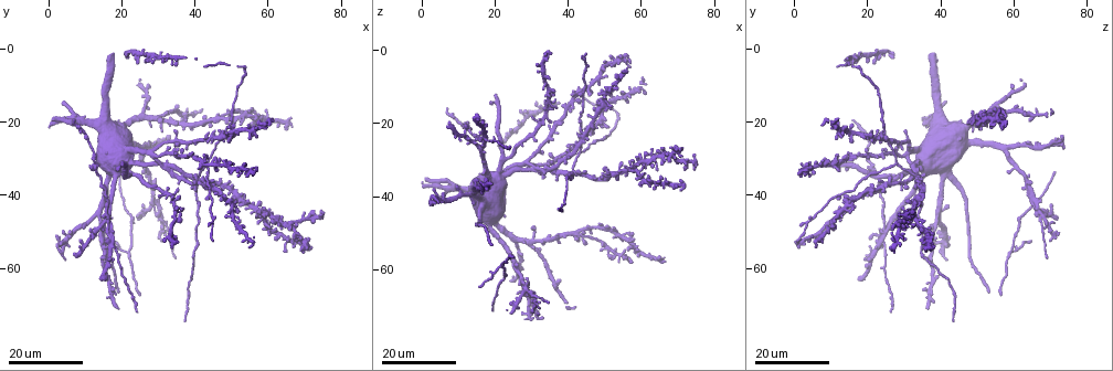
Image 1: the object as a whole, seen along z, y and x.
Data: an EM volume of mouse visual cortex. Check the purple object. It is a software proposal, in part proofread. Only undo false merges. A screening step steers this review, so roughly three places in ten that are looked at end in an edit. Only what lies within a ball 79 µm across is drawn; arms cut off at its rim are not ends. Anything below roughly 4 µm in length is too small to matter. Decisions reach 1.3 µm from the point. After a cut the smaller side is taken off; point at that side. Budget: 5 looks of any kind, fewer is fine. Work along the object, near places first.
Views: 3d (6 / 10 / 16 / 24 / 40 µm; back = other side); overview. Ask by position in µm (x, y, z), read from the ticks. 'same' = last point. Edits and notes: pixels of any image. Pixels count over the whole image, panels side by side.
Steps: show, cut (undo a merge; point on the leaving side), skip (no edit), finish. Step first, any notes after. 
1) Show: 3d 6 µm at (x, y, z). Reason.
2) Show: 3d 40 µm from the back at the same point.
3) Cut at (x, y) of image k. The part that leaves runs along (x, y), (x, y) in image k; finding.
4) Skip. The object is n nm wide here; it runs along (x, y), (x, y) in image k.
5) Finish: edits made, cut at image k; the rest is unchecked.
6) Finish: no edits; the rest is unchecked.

Show: 3d 16 µm at (21.5, 55.0, 59.5). Three arms meet.

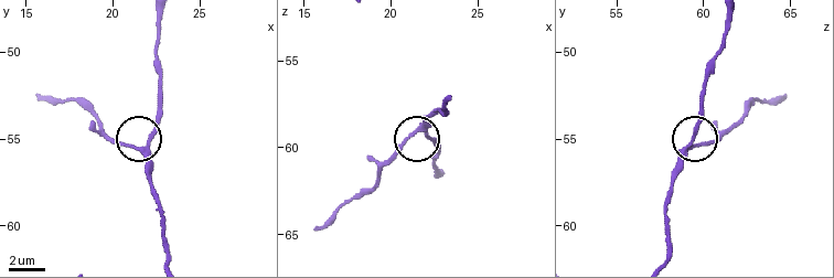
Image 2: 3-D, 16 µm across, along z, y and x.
Show: 3d 10 µm at (21.8, 55.5, 59.1).

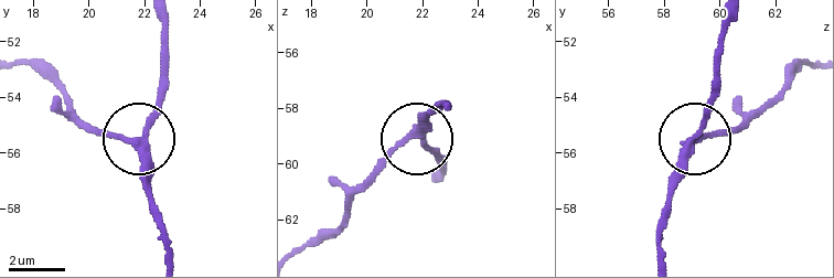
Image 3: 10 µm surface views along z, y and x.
Skip. Continuous, no second cell.

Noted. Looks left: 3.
Show: 3d 24 µm at (17.0, 52.5, 24.5). Three-way junction.

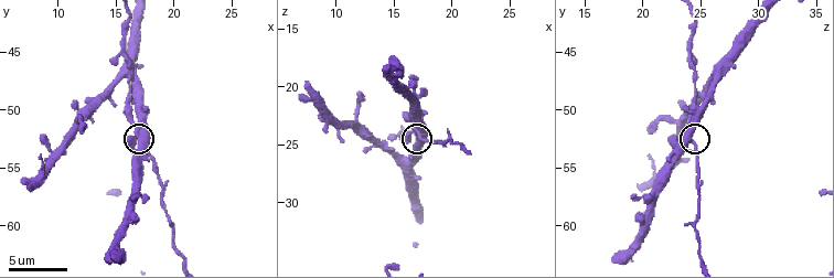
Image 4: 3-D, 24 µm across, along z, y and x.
Show: 3d 6 µm at the same point. Zoom in.

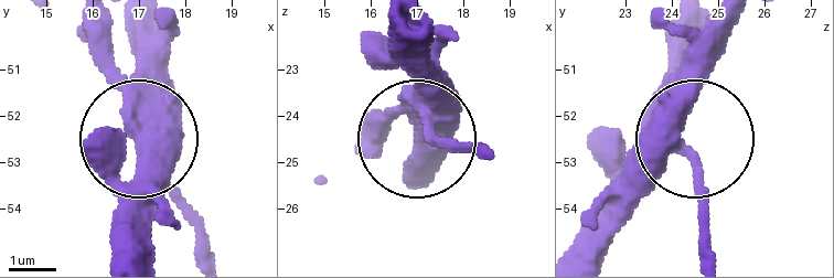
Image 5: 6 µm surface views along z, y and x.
Cut at (445, 139) of image 5. 3 arms meet here; a second cell is stuck on.

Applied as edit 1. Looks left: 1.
Finish: edits made, cut at image 5; the rest is unchecked.

